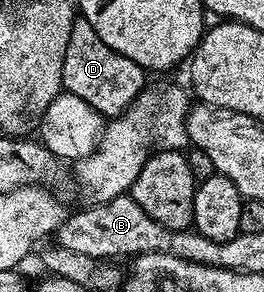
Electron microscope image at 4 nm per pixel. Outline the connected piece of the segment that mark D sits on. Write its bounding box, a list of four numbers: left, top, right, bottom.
[62,18,147,117]

